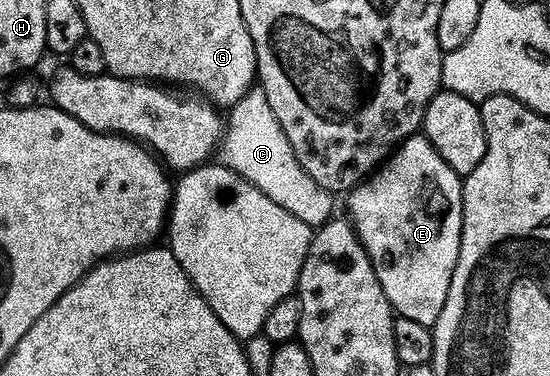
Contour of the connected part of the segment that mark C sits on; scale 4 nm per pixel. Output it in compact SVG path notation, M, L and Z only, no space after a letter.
M261 87L250 88L249 93L231 105L228 112L227 127L219 145L220 163L263 190L271 202L279 202L279 206L283 206L287 214L295 214L299 222L307 222L314 230L326 224L334 215L334 193L323 190L323 186L299 166L299 158L295 158L295 150L291 150L291 142L287 142L287 134L283 134L283 126L279 126Z

